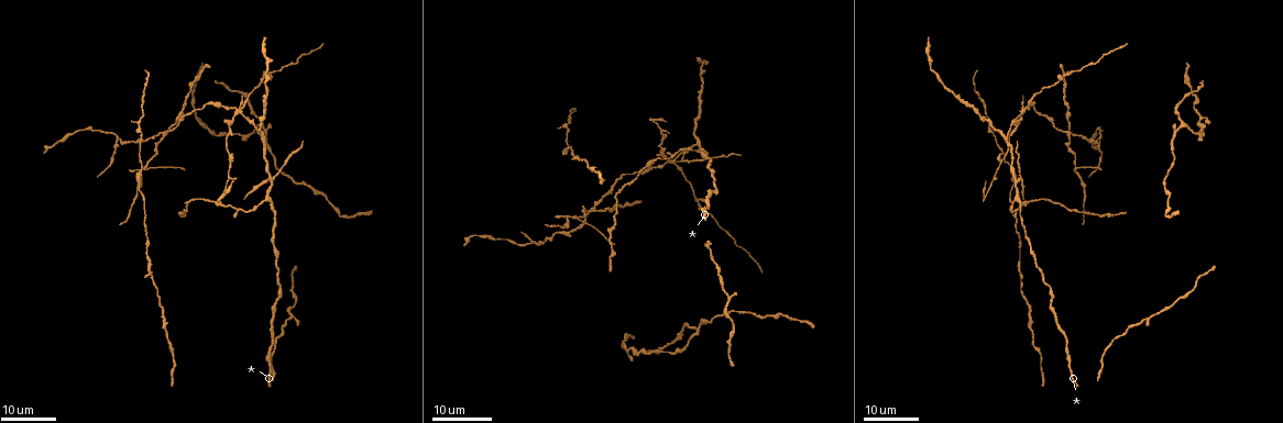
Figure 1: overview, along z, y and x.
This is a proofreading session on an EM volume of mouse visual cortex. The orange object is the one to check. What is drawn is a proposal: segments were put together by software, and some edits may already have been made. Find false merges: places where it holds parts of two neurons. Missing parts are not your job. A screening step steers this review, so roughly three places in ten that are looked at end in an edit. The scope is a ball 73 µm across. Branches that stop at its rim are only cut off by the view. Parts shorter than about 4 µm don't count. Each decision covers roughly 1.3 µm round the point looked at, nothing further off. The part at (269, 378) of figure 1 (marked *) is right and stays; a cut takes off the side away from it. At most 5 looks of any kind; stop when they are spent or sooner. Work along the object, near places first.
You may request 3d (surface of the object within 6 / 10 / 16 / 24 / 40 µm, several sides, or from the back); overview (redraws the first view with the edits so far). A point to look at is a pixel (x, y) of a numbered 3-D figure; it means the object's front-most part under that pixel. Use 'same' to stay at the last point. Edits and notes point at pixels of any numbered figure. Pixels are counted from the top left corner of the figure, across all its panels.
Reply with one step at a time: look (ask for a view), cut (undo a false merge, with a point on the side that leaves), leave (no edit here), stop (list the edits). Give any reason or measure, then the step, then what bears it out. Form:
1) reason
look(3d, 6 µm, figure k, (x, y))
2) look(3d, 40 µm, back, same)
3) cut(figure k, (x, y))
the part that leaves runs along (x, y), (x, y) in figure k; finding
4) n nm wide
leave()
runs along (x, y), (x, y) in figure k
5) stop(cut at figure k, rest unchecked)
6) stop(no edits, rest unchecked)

a fork
look(3d, 24 µm, figure 1, (264, 137))

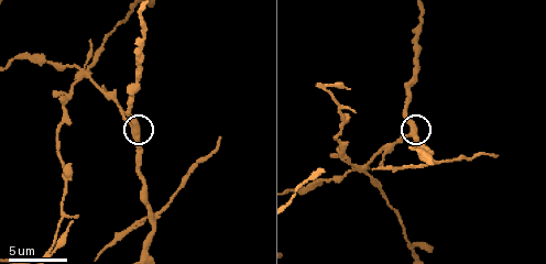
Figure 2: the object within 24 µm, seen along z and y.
zoom in
look(3d, 6 µm, figure 2, (413, 130))

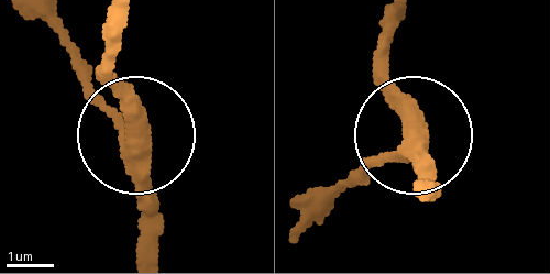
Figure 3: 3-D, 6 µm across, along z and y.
360 nm wide
leave()
one neuron here

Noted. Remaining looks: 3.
look(3d, 24 µm, figure 1, (199, 121))

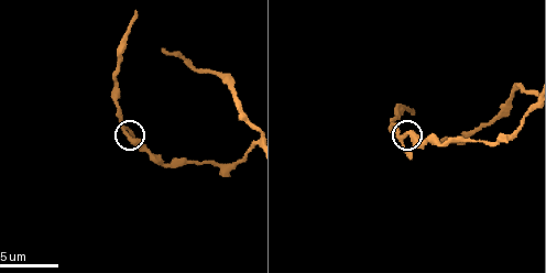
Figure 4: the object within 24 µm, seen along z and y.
look(3d, 10 µm, figure 4, (127, 137))

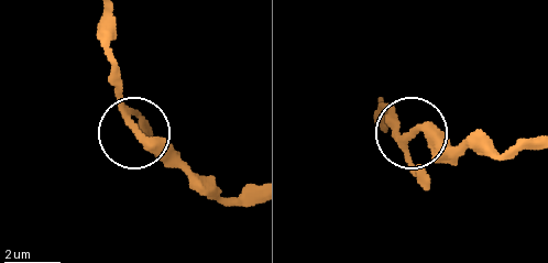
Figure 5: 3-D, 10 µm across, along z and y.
280 nm wide
leave()
runs along (248, 193), (227, 197), (198, 186), (136, 133), (109, 81) in figure 5; one neuron here

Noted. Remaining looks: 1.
stop(no edits, rest unchecked)

